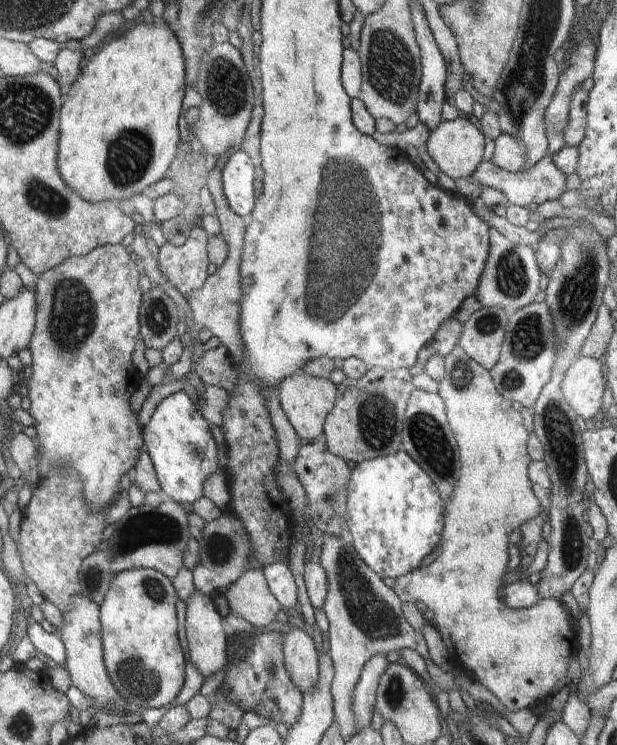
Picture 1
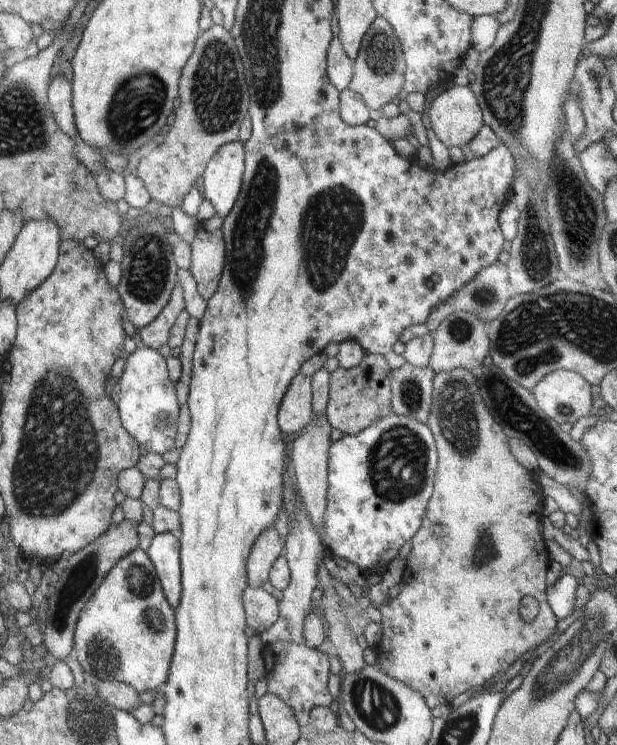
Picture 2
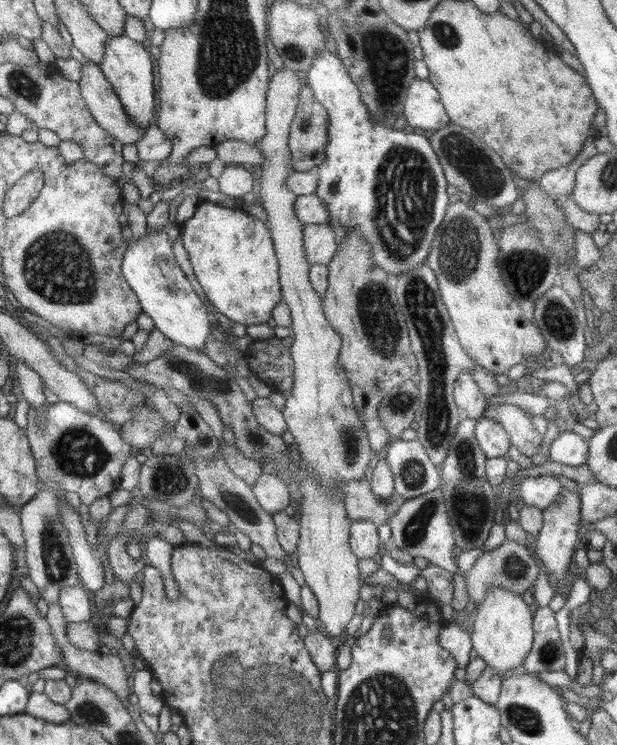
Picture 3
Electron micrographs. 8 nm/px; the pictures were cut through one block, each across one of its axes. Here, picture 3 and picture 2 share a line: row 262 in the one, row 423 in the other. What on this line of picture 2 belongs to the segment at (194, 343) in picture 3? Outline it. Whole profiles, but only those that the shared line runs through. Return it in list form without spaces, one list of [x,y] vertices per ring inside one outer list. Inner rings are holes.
[[[146,346],[137,348],[124,360],[125,370],[119,378],[120,392],[117,407],[122,426],[136,440],[138,446],[157,455],[175,449],[177,422],[180,404],[175,391],[175,382],[170,378],[167,362],[160,351]]]

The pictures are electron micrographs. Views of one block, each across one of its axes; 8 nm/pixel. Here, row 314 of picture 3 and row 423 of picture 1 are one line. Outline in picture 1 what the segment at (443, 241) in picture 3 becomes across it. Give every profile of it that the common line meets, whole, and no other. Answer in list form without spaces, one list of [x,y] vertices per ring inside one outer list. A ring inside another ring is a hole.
[[[458,342],[453,347],[451,353],[444,357],[444,360],[446,374],[439,382],[438,394],[445,402],[447,419],[460,451],[461,477],[457,482],[453,495],[448,501],[444,501],[443,519],[445,525],[441,534],[439,549],[436,550],[440,552],[440,555],[429,566],[418,567],[416,570],[398,577],[396,582],[400,586],[396,586],[396,594],[400,600],[414,603],[418,601],[427,606],[429,611],[428,617],[431,619],[432,624],[434,624],[434,628],[442,635],[450,654],[448,659],[454,665],[460,666],[461,670],[464,670],[464,675],[471,676],[474,681],[478,680],[480,684],[483,684],[510,712],[516,712],[517,710],[522,710],[522,708],[536,709],[539,705],[545,705],[553,688],[567,678],[569,663],[571,659],[577,658],[580,645],[578,643],[577,620],[571,620],[569,614],[565,613],[565,608],[560,600],[541,598],[536,604],[527,609],[513,609],[504,603],[501,598],[501,590],[503,588],[502,578],[504,578],[504,574],[507,572],[506,566],[508,566],[508,558],[510,558],[508,555],[508,543],[510,543],[508,541],[508,534],[516,530],[516,528],[520,528],[525,522],[535,519],[543,512],[541,502],[532,490],[528,472],[529,464],[532,461],[530,455],[528,455],[528,451],[526,451],[526,440],[529,432],[523,423],[520,413],[512,407],[509,400],[498,394],[489,370],[486,370],[473,358],[470,358]]]

